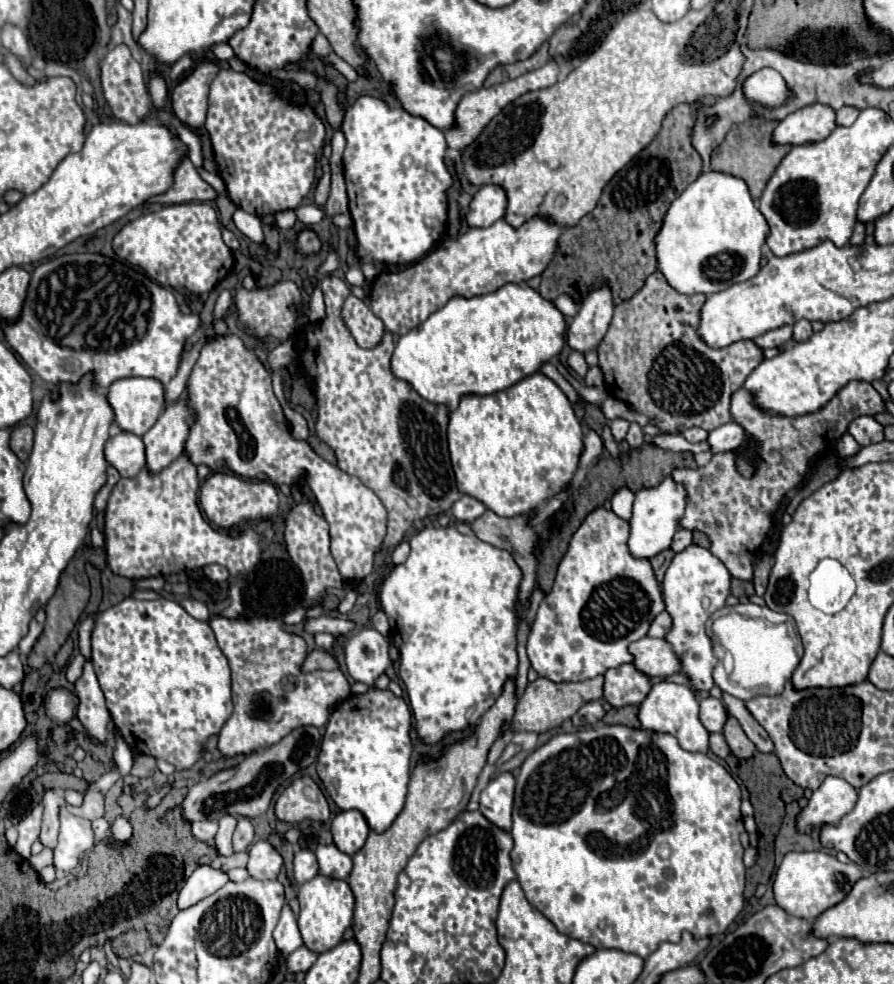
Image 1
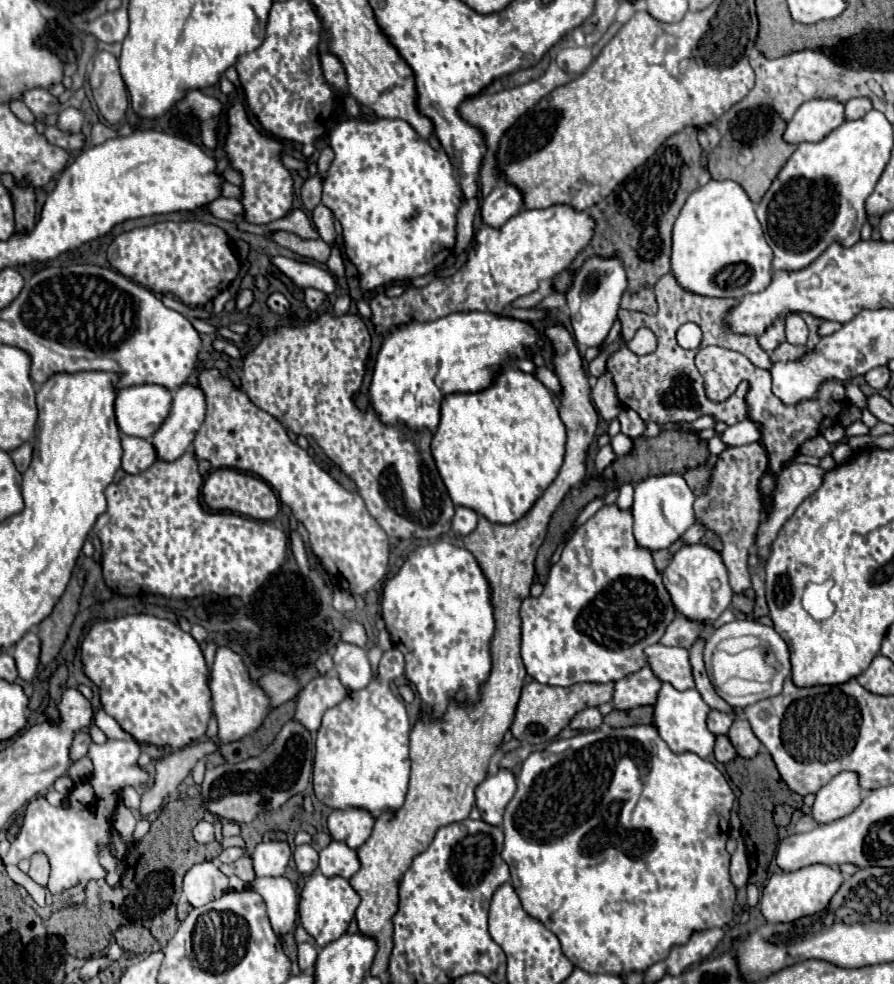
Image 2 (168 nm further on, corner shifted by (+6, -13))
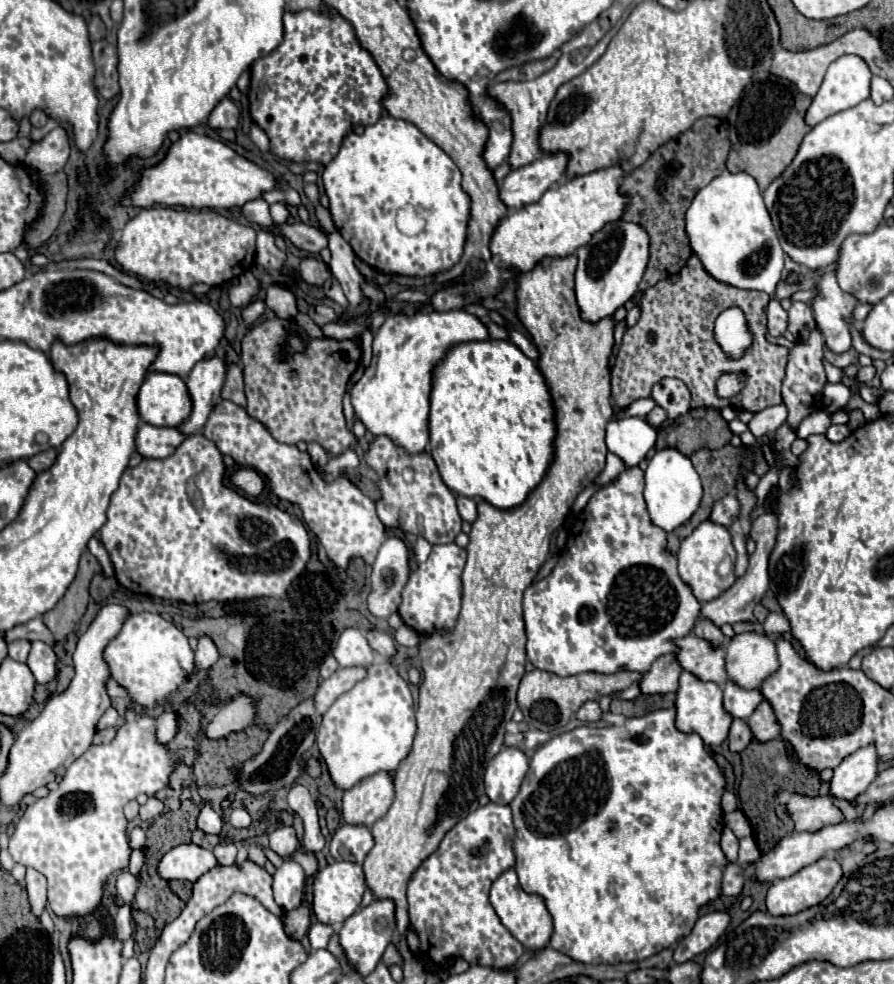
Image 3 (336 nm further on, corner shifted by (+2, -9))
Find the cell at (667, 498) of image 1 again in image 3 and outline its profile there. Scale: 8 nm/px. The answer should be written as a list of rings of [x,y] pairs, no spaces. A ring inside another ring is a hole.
[[[662,449],[654,453],[654,457],[648,461],[648,467],[644,471],[644,483],[646,483],[644,499],[650,511],[650,521],[656,527],[664,529],[666,533],[684,525],[700,505],[702,499],[700,477],[694,471],[690,459],[678,453],[676,449]]]

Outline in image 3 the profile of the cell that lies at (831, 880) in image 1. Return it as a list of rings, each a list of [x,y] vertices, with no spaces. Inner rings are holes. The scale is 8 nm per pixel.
[[[824,857],[824,859],[818,859],[816,863],[800,869],[792,877],[776,879],[768,887],[768,893],[766,893],[768,913],[770,915],[796,915],[796,913],[800,913],[800,911],[804,911],[808,907],[814,907],[832,893],[832,889],[840,881],[840,877],[842,877],[842,869],[840,869],[838,861],[834,857]]]

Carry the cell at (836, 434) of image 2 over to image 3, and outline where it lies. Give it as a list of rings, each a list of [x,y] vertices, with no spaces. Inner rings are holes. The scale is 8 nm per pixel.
[[[816,411],[816,415],[810,415],[808,419],[804,419],[804,423],[800,423],[798,437],[806,439],[810,435],[822,435],[828,431],[830,425],[832,425],[830,413],[828,411]]]

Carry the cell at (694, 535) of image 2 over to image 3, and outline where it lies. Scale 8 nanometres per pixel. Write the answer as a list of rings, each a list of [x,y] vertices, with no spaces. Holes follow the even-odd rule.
[[[726,495],[724,499],[720,499],[720,501],[714,503],[708,521],[728,527],[736,515],[738,515],[738,503],[736,503],[736,497],[734,497],[734,495]]]

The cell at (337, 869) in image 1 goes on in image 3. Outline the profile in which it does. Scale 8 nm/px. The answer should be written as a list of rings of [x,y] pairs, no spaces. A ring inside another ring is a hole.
[[[340,827],[332,835],[330,855],[336,861],[350,861],[362,865],[368,851],[374,847],[374,839],[368,827]]]

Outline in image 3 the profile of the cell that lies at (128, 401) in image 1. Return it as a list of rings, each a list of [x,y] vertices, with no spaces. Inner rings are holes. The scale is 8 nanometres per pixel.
[[[154,371],[146,375],[136,397],[136,407],[144,423],[154,427],[176,427],[190,415],[192,403],[184,379]]]

